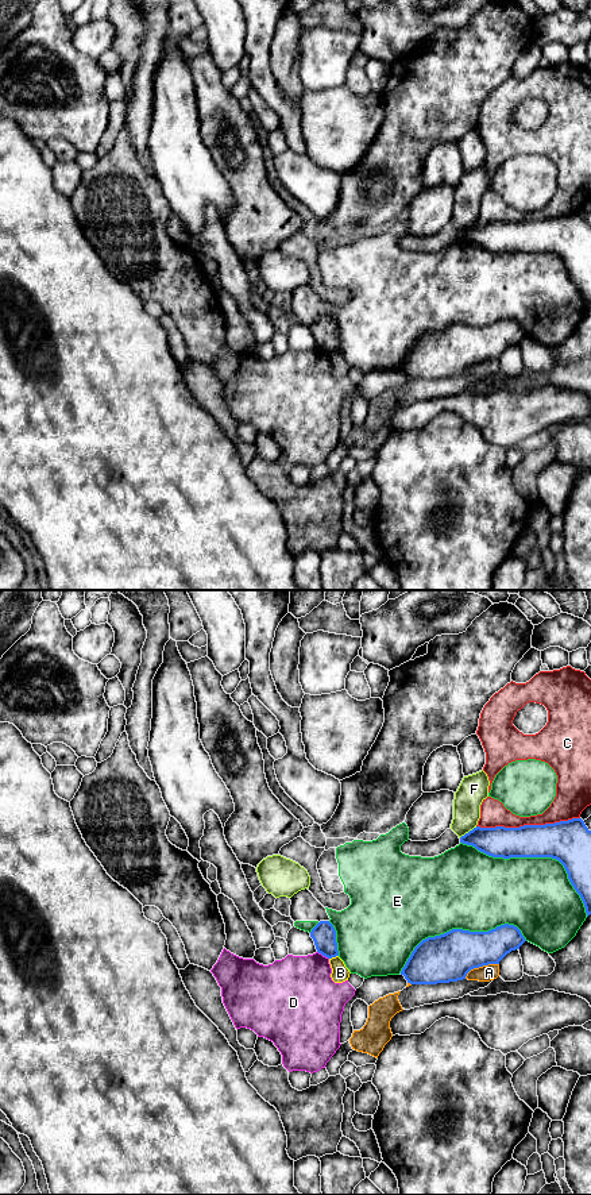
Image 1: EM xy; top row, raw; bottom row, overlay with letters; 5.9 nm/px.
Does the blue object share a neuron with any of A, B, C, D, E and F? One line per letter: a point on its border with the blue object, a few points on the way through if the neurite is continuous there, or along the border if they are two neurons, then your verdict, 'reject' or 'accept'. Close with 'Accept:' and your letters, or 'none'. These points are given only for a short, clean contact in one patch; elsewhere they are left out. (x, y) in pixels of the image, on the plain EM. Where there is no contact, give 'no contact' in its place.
A: meets blue in xy at (481, 361); reject
B: meets blue in xy at (333, 351); border along xy (338, 350), (329, 354); reject
C: meets blue in xy at (528, 220); reject
D: meets blue in xy at (323, 350); reject
E: meets blue in xy at (537, 251); reject
F: meets blue in xy at (468, 227); reject
Accept: none

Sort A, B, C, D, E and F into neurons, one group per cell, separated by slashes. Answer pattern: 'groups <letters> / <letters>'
groups A / B / C / D / E / F

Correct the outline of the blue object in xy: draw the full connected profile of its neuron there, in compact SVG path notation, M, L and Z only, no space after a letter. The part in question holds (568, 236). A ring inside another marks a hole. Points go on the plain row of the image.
M582 213L519 223L476 221L460 232L492 253L552 253L559 255L591 309L591 225Z

